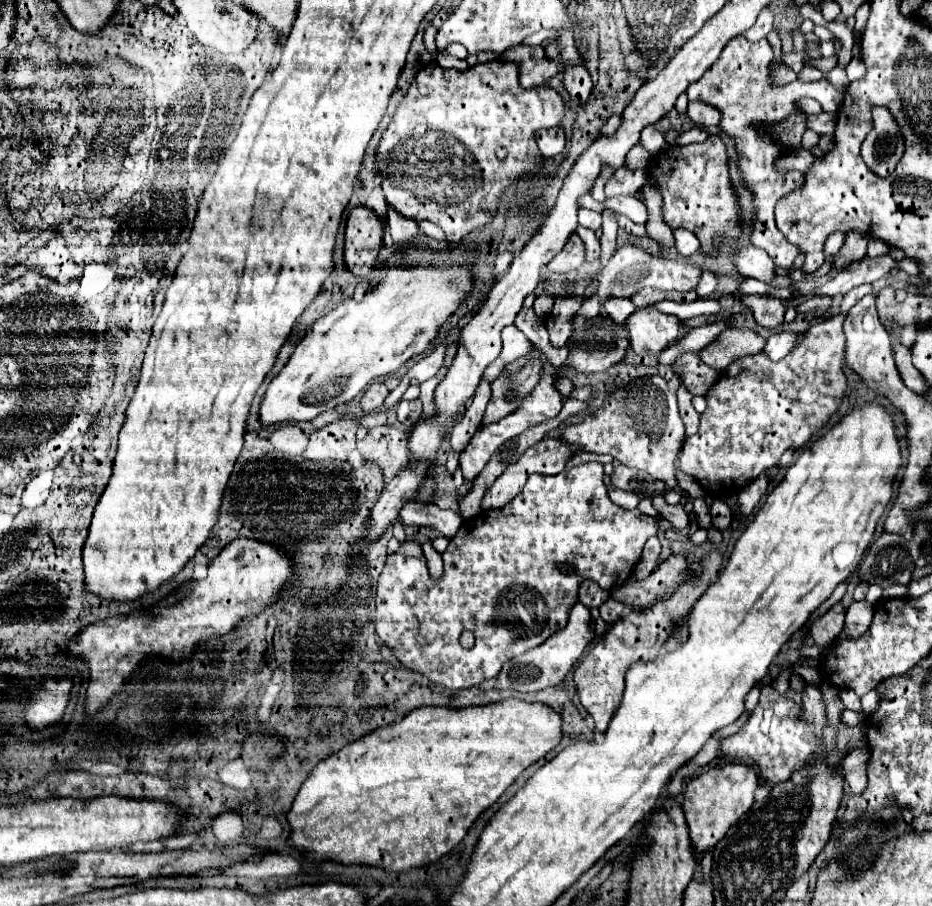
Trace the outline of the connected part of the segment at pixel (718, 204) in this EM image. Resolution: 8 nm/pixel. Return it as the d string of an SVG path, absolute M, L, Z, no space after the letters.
M718 134L708 136L702 144L666 146L648 164L654 188L662 194L664 224L672 230L684 228L698 236L702 254L716 256L714 248L724 238L740 238L742 234L742 210L738 206L738 194L728 172L726 144Z

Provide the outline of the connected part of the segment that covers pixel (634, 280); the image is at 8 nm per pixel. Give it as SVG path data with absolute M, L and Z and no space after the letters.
M622 246L618 248L610 262L606 264L606 268L598 274L598 292L594 292L592 296L582 296L582 306L580 310L572 316L572 322L576 320L592 320L598 312L598 308L602 308L606 304L606 300L610 300L612 296L616 298L630 298L632 294L636 294L640 288L652 286L658 290L678 290L678 292L686 292L696 288L700 280L700 270L692 264L682 264L682 262L674 262L674 260L664 260L664 258L652 258L648 252L644 252L642 248L636 246Z

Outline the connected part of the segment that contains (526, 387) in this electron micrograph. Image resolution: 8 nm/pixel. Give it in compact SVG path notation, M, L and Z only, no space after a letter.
M534 358L528 360L526 364L528 364L528 368L526 368L528 378L524 376L522 380L494 380L492 382L492 398L486 406L482 424L492 424L492 422L502 420L512 410L518 408L518 404L524 396L530 396L532 388L540 380L544 366L540 360L534 360Z

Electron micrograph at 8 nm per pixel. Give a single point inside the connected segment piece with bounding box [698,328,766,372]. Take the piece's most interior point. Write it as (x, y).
(735, 342)

